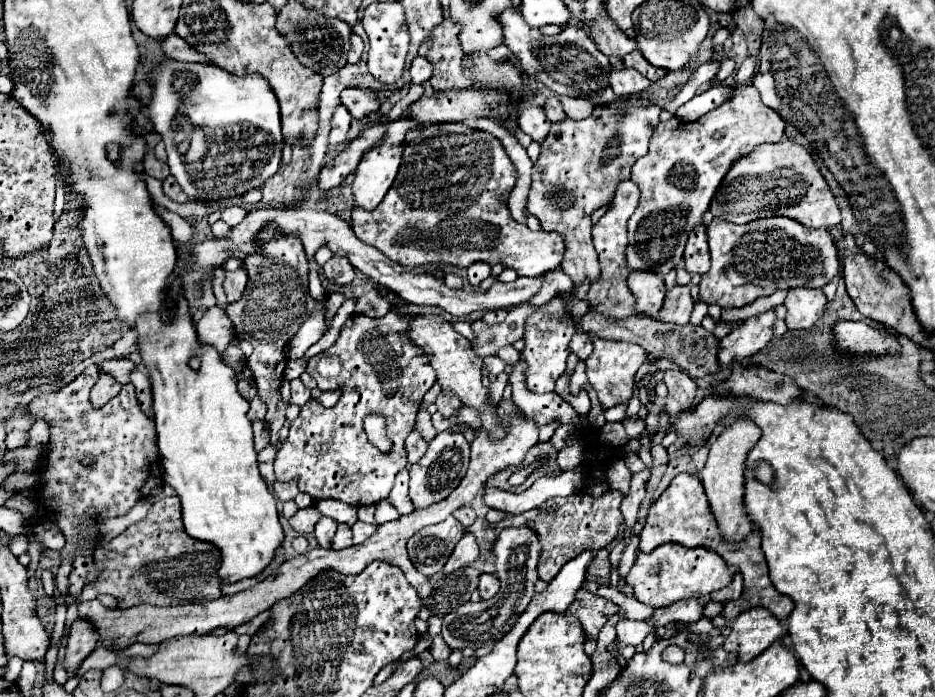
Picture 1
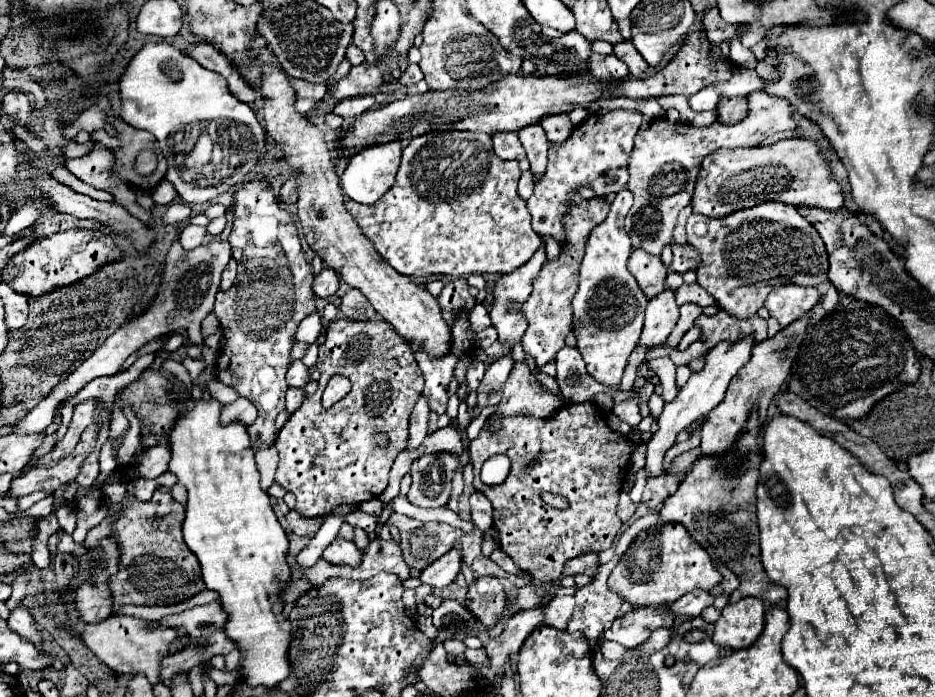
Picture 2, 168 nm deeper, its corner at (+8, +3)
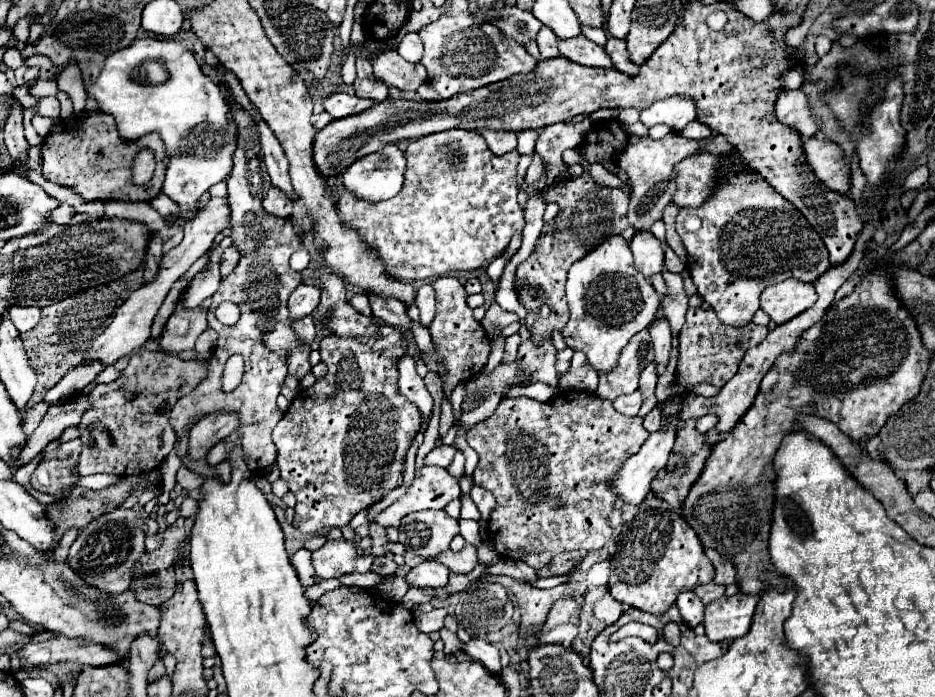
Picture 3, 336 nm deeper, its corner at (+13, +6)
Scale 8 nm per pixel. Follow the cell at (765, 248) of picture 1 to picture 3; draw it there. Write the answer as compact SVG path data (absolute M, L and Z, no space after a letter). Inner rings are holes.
M739 167L737 173L723 175L723 183L699 209L681 209L677 217L677 233L687 247L687 269L697 293L713 307L721 323L733 327L743 327L753 319L759 309L759 295L765 287L785 279L813 283L829 269L829 255L821 237L797 207L781 197L761 175L743 173Z

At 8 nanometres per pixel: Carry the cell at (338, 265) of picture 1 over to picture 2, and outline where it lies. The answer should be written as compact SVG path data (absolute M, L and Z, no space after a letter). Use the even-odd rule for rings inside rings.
M324 268L324 270L314 278L312 292L314 292L316 298L330 298L332 294L336 294L338 286L340 286L338 274L336 274L336 272L330 272L330 268Z

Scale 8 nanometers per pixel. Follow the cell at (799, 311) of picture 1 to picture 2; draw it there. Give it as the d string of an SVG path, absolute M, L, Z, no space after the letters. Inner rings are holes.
M786 284L780 288L774 288L766 300L766 310L772 318L780 322L780 326L788 326L806 312L810 312L820 302L820 294L816 288L804 288Z

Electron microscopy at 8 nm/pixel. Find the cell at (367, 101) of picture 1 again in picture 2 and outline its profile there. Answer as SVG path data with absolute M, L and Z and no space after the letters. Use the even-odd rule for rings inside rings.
M356 96L356 98L350 98L350 100L340 100L334 108L334 114L348 120L348 118L356 118L362 112L370 110L374 104L376 104L374 96Z

